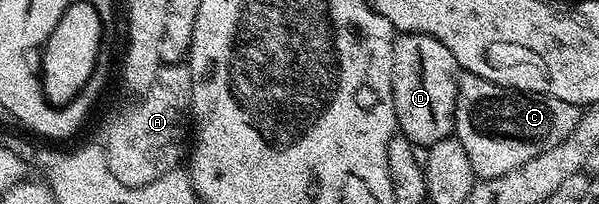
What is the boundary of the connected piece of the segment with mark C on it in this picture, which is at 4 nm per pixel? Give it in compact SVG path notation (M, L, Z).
M461 72L456 78L456 127L454 135L466 147L466 156L470 159L470 167L474 167L477 178L506 175L506 171L514 171L514 167L522 167L534 159L534 155L542 155L542 151L550 151L550 147L558 147L570 131L580 122L581 106L571 105L562 99L554 99L545 93L521 93L518 89L507 89L504 85L496 85L490 79L482 79L473 73Z

